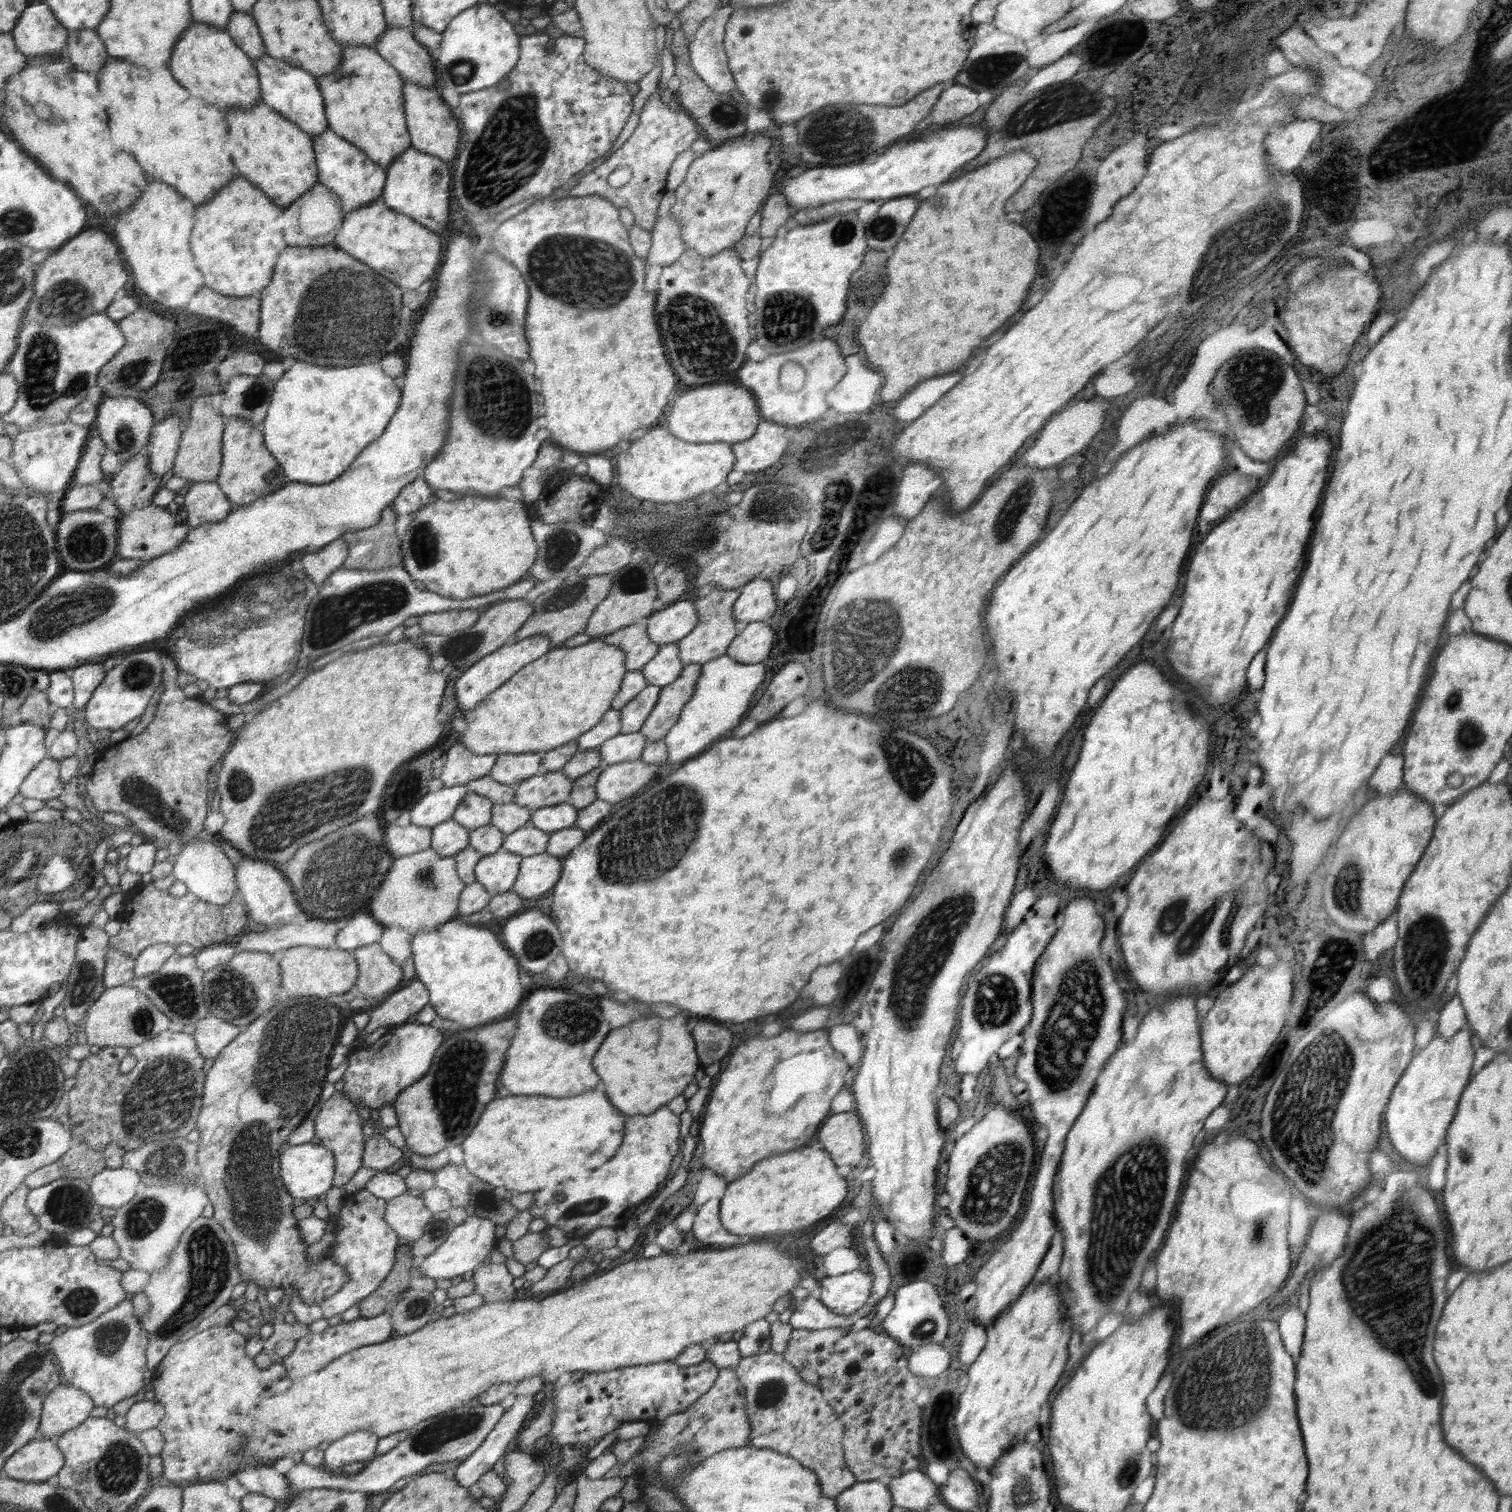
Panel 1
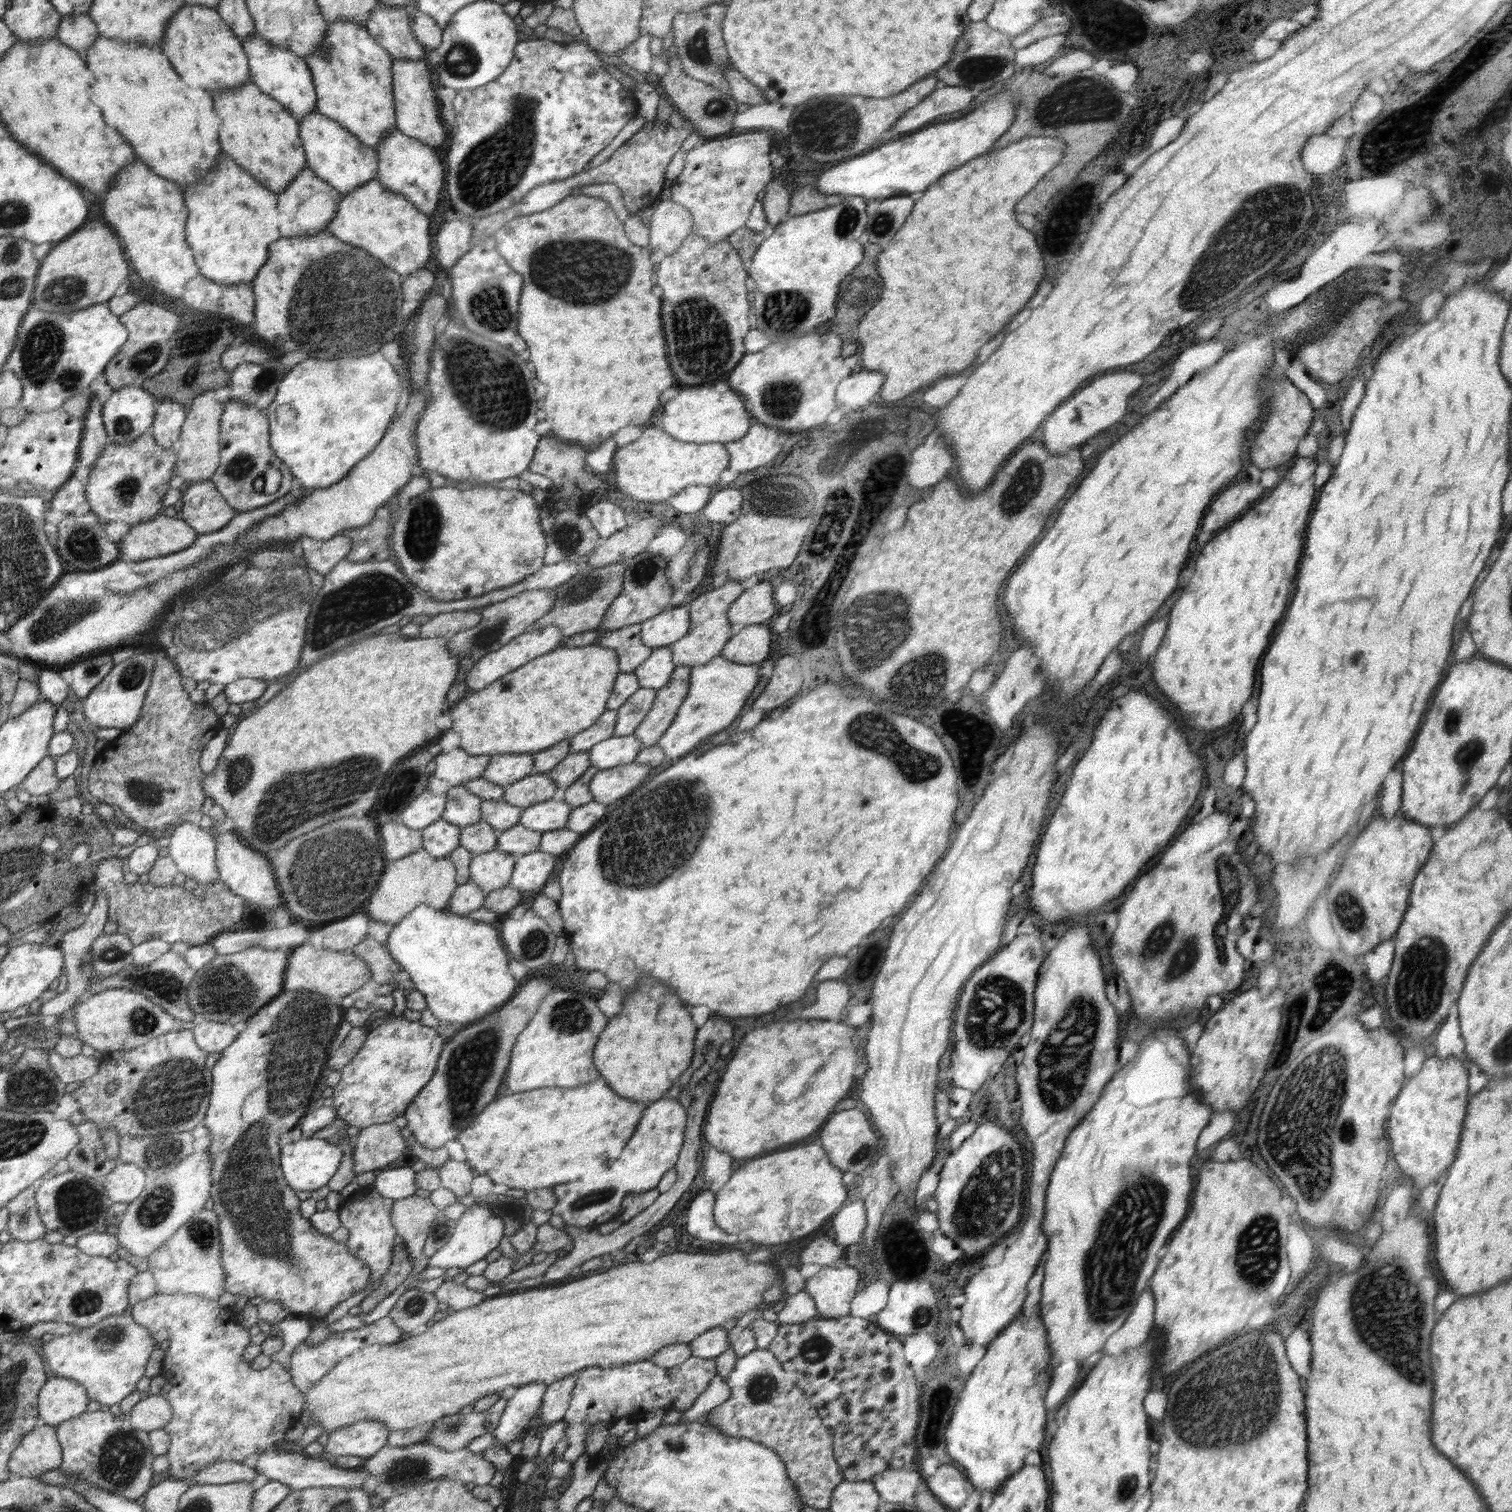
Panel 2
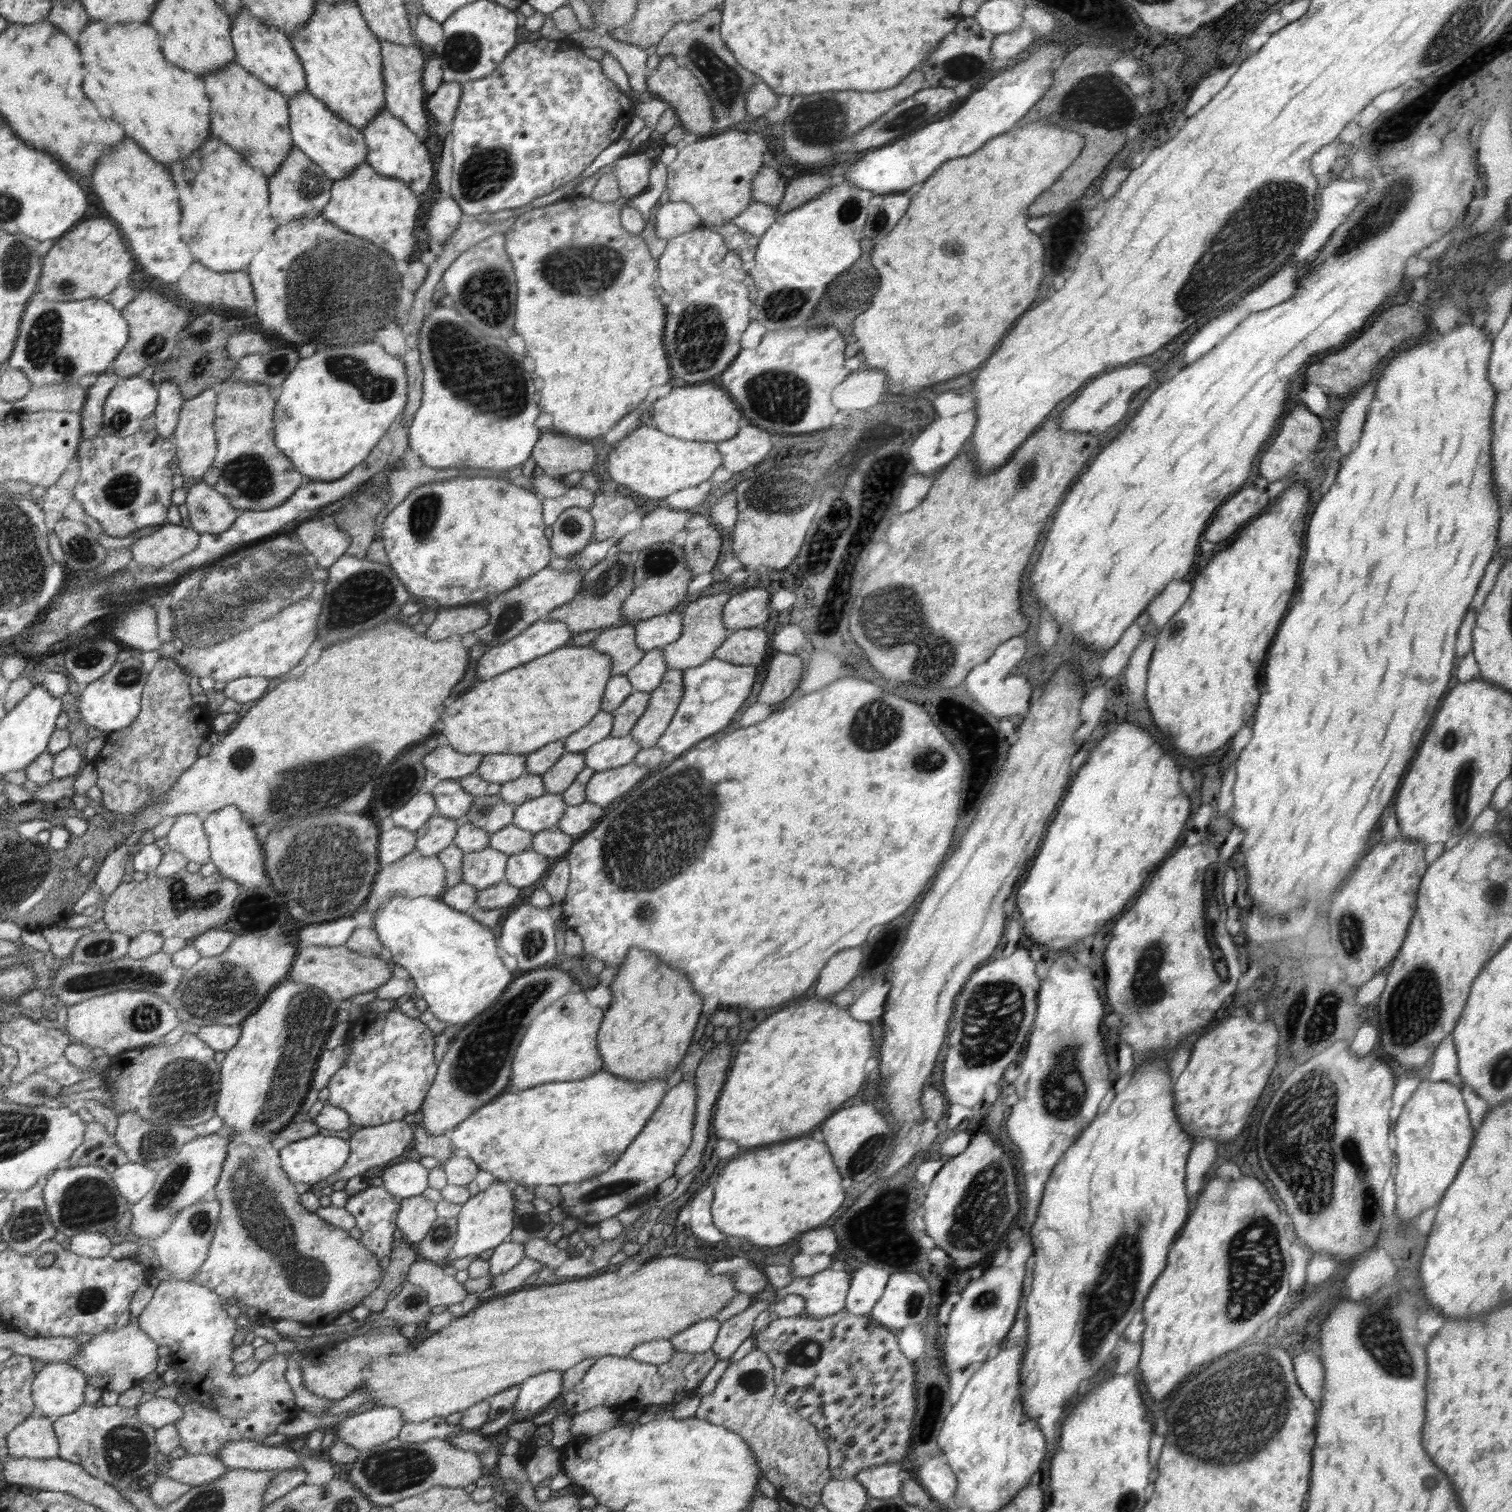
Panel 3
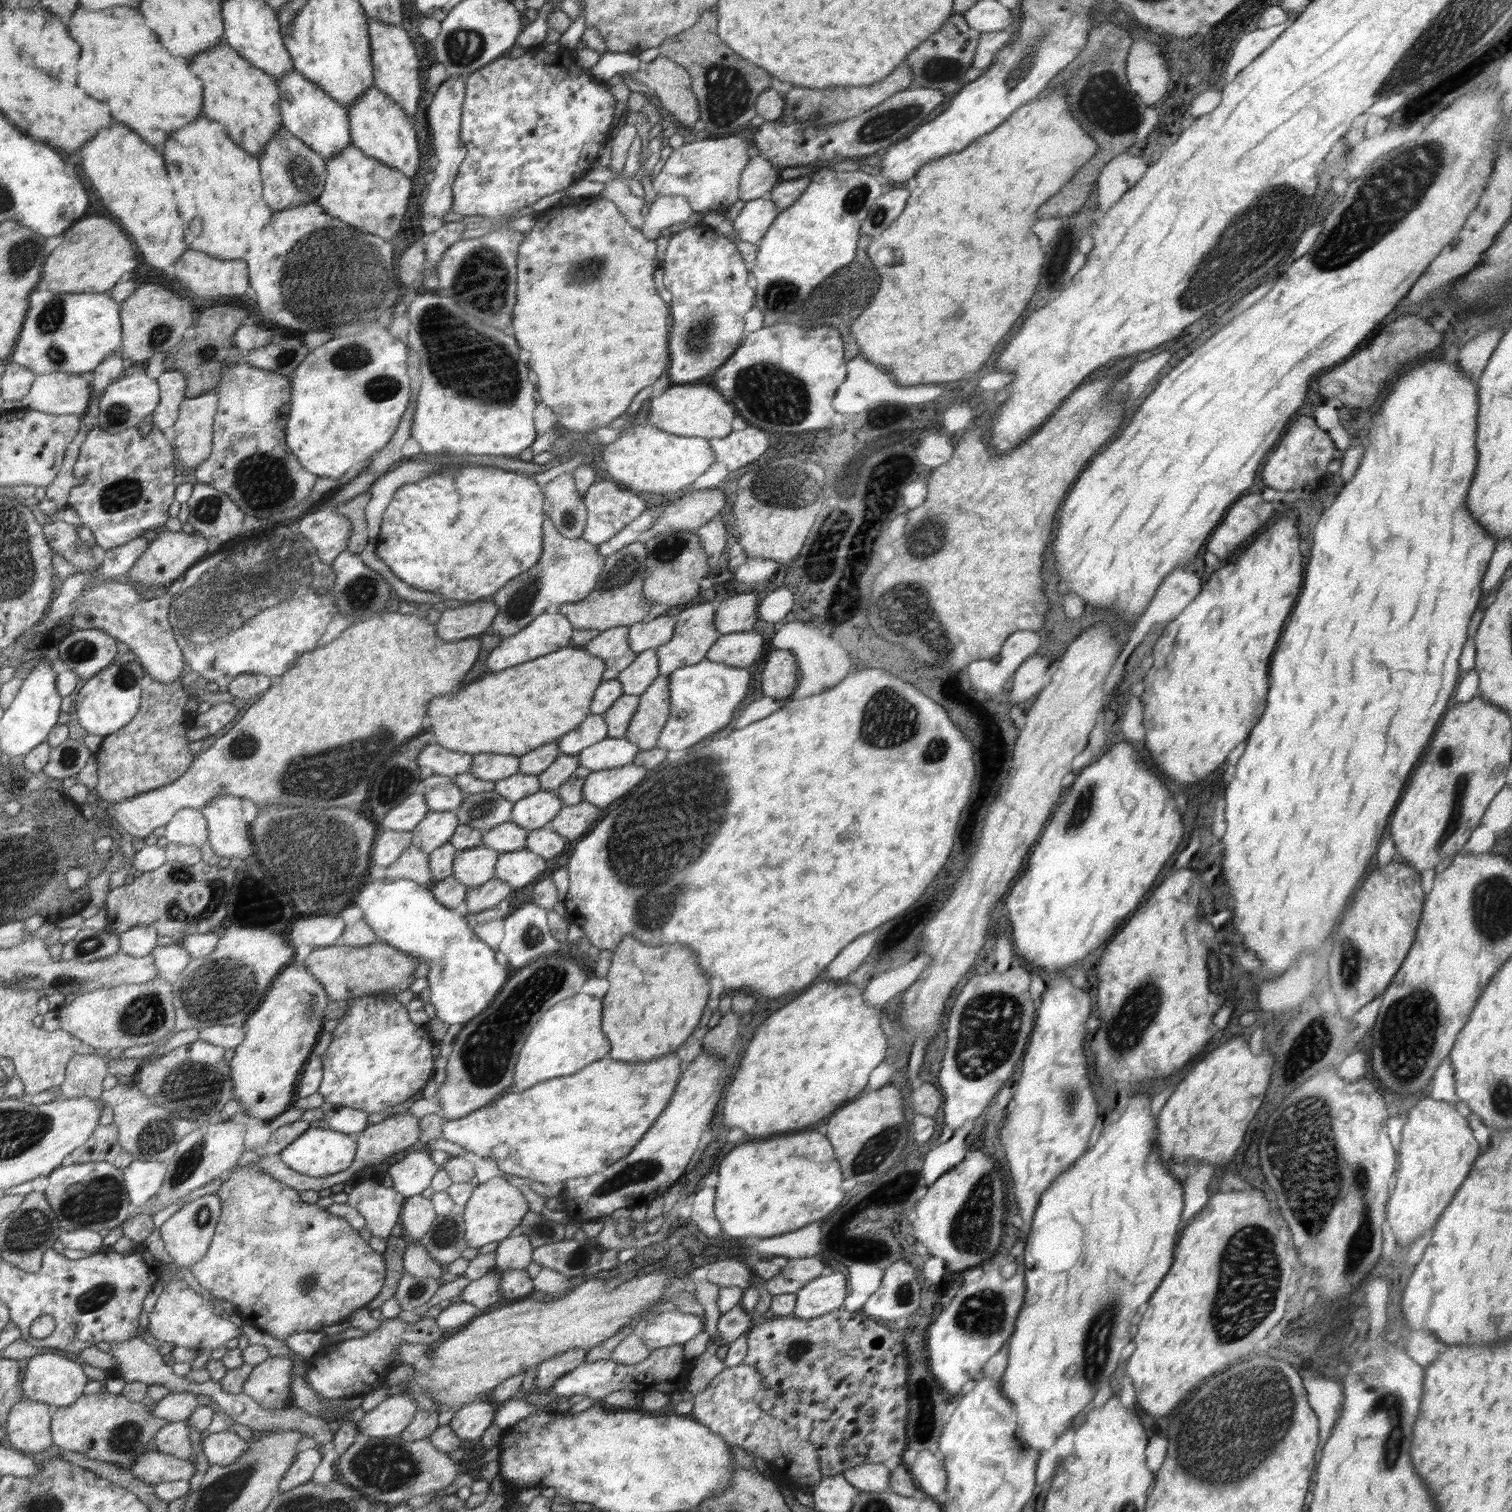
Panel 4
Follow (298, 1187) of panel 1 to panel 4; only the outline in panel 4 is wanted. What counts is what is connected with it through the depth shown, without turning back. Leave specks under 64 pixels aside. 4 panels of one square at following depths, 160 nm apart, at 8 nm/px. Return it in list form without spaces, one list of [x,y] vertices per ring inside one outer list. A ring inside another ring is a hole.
[[[310,1127],[281,1153],[281,1161],[292,1170],[308,1176],[328,1176],[343,1172],[352,1165],[358,1149],[354,1136],[324,1127]]]

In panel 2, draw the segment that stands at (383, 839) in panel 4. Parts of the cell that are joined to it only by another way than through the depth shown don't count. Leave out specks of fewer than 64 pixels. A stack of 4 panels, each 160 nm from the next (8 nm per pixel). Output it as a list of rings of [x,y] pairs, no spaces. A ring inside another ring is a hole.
[[[399,821],[386,823],[382,828],[384,854],[395,861],[422,848],[422,831],[412,830]]]

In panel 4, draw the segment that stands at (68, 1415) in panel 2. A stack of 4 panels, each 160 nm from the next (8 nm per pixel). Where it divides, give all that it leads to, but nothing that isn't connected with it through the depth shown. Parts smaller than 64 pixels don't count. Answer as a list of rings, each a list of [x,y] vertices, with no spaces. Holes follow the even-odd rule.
[[[47,1350],[31,1356],[24,1370],[22,1381],[23,1396],[38,1402],[48,1403],[57,1407],[67,1407],[74,1404],[84,1394],[84,1386],[88,1378],[80,1364],[68,1360],[68,1355],[57,1351]]]

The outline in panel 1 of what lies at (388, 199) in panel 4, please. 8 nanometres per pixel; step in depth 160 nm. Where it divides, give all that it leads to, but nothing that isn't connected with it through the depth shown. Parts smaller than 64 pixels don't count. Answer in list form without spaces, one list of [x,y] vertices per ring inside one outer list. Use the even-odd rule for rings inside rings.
[[[380,196],[369,205],[346,214],[332,244],[365,262],[405,291],[418,289],[436,270],[440,258],[440,236],[408,215],[389,207]]]

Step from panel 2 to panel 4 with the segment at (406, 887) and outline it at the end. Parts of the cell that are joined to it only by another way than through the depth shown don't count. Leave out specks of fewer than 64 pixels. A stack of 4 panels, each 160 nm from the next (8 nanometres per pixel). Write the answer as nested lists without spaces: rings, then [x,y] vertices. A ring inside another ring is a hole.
[[[410,845],[386,869],[384,879],[387,881],[406,879],[429,888],[436,882],[431,875],[430,854]]]

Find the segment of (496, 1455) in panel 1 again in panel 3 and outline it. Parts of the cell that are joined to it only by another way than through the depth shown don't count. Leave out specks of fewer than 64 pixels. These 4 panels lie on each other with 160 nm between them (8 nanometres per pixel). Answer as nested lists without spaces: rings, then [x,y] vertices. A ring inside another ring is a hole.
[[[551,1370],[528,1377],[519,1385],[519,1395],[515,1402],[514,1422],[534,1418],[546,1407],[553,1405],[561,1386],[563,1372]]]

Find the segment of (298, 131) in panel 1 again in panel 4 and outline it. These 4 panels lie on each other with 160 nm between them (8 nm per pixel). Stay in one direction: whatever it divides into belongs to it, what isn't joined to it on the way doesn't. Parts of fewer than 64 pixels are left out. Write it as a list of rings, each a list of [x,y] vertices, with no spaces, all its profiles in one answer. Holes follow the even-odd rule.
[[[225,42],[214,46],[212,50],[195,54],[188,62],[192,75],[198,76],[200,80],[204,78],[204,114],[208,114],[208,118],[214,118],[216,122],[224,123],[236,146],[242,147],[247,154],[260,158],[266,150],[264,146],[268,146],[268,140],[274,138],[283,126],[279,101],[282,92],[279,90],[278,79],[252,66],[248,59],[236,53]]]

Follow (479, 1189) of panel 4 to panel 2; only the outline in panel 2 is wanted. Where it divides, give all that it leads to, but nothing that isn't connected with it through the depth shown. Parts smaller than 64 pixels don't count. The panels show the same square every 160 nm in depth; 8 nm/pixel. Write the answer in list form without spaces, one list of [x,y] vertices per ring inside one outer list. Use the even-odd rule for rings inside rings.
[[[487,1204],[472,1205],[467,1207],[464,1214],[456,1221],[453,1234],[448,1242],[429,1258],[429,1266],[452,1268],[453,1266],[466,1268],[475,1262],[483,1261],[488,1252],[492,1252],[504,1236],[504,1221],[492,1214],[492,1209]]]

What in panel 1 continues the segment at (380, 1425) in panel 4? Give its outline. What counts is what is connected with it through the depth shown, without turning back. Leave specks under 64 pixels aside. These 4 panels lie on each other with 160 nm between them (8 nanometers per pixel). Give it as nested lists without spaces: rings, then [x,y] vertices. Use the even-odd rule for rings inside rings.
[[[366,1429],[348,1433],[346,1437],[323,1446],[325,1452],[321,1467],[326,1472],[342,1473],[346,1465],[372,1461],[376,1457],[379,1441],[376,1434]]]

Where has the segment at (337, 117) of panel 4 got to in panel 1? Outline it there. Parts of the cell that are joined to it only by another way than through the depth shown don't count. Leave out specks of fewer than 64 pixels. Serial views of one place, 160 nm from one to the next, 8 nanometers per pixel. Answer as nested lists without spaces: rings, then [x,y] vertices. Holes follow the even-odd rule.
[[[330,128],[312,138],[315,158],[318,160],[319,182],[339,194],[346,214],[369,205],[369,202],[381,196],[387,182],[387,171],[383,166],[374,162],[372,158],[368,158],[360,147],[354,146]]]

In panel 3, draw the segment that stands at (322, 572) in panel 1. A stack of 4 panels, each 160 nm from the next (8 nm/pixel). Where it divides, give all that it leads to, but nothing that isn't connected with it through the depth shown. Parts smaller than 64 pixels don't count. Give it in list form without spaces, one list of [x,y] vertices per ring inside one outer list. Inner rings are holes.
[[[325,516],[296,523],[295,531],[300,542],[311,550],[320,562],[320,568],[331,568],[341,557],[346,548],[351,546],[351,536],[340,530],[334,521]]]

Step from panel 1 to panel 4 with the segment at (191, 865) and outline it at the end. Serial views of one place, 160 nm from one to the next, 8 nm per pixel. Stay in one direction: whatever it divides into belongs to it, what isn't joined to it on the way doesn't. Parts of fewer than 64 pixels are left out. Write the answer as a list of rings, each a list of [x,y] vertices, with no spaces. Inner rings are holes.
[[[180,809],[165,825],[164,837],[169,843],[193,844],[200,847],[206,842],[206,836],[209,836],[206,819],[201,809]]]

